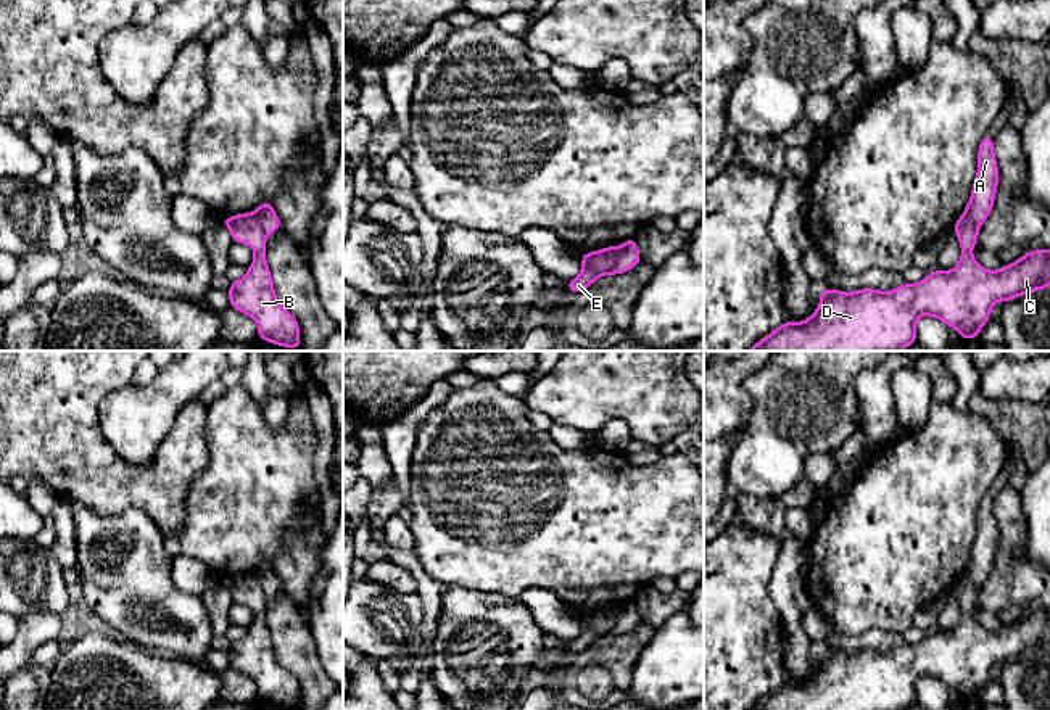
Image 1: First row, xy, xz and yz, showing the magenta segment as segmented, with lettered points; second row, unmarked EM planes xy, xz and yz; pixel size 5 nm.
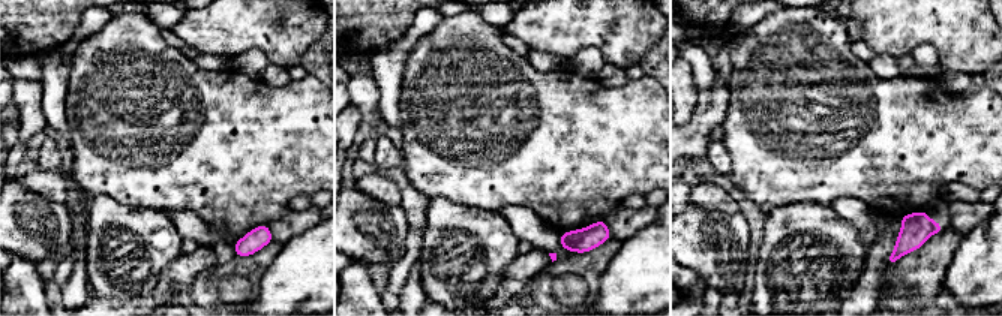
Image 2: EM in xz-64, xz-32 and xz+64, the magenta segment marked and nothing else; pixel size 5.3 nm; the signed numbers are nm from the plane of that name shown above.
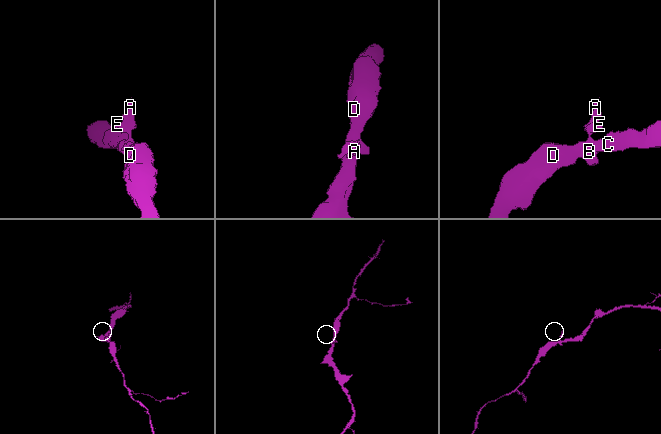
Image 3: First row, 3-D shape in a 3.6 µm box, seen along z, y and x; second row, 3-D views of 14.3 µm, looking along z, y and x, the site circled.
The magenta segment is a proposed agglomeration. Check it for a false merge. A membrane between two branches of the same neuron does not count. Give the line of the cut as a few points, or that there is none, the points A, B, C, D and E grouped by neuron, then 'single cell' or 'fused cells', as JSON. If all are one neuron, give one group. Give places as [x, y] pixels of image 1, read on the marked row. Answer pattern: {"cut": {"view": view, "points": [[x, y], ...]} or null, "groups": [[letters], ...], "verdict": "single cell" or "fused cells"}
{"cut": {"view": "xz", "points": [[620, 247], [619, 256], [607, 272]]}, "groups": [["A"], ["B", "C", "D", "E"]], "verdict": "fused cells"}

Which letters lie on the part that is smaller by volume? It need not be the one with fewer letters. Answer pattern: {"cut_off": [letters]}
{"cut_off": ["A"]}

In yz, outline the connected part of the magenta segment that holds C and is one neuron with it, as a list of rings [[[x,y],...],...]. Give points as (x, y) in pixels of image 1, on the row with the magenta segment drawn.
[[[953,225],[961,258],[952,270],[932,270],[918,283],[902,283],[891,291],[860,288],[852,293],[820,290],[816,311],[802,322],[783,322],[747,351],[902,351],[916,341],[916,320],[929,316],[955,328],[960,338],[978,340],[990,320],[990,308],[998,301],[1013,301],[1021,295],[1050,288],[1050,250],[1032,250],[998,270],[984,269],[974,258],[979,225]]]

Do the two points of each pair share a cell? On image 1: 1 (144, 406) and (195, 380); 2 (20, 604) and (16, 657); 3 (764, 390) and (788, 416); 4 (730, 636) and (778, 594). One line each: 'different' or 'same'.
1: same
2: different
3: same
4: different

